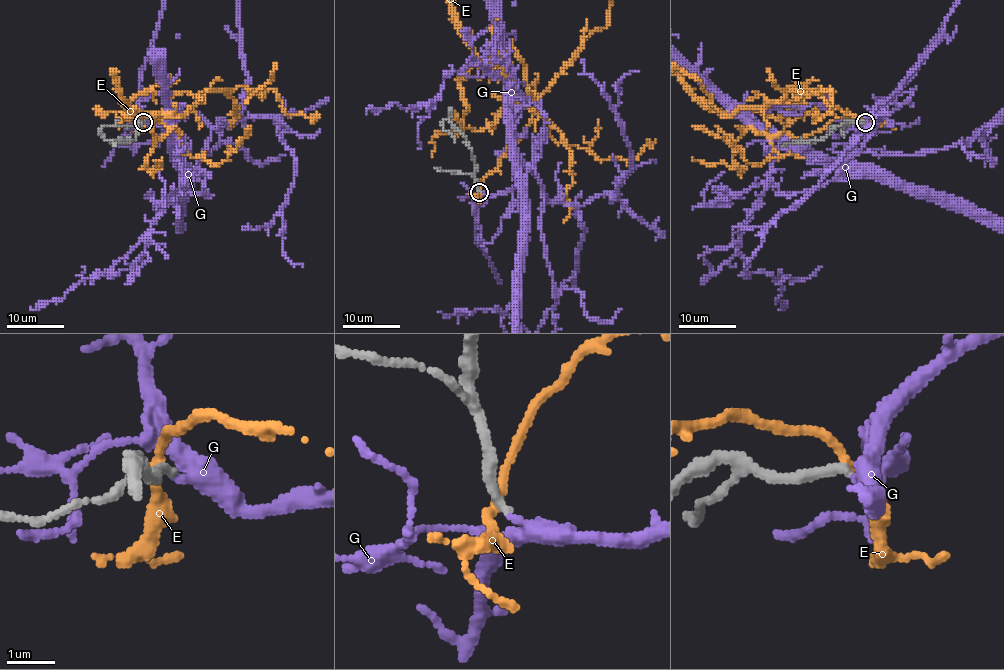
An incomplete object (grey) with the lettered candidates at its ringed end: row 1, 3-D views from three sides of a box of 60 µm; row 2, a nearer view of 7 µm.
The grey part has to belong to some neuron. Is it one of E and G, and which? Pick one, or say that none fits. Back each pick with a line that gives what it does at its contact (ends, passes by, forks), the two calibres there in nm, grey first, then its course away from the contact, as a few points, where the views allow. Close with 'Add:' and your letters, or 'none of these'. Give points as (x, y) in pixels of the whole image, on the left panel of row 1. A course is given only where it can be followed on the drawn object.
G: It passes by. Thickness 200 nm (grey) against 280 nm
Add: G

